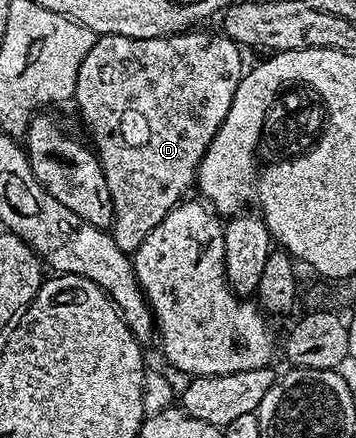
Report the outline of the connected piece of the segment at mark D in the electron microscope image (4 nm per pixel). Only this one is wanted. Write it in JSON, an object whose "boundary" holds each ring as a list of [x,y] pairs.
{"boundary":[[[187,30],[181,33],[181,36],[175,34],[173,36],[161,36],[160,38],[98,36],[94,41],[92,50],[88,50],[84,62],[80,62],[80,74],[76,74],[76,90],[72,100],[73,103],[78,103],[78,112],[82,115],[82,120],[86,123],[91,138],[94,139],[92,147],[98,153],[98,160],[102,163],[102,169],[104,170],[104,178],[108,182],[108,194],[112,196],[112,206],[114,207],[114,222],[112,225],[114,241],[116,246],[120,246],[120,250],[124,250],[127,254],[133,254],[144,242],[147,234],[187,195],[185,192],[189,188],[193,189],[195,187],[200,162],[204,158],[216,130],[220,130],[220,126],[228,114],[228,106],[232,106],[236,86],[244,75],[244,67],[242,68],[244,52],[235,40],[230,40],[227,36],[221,34],[213,36],[210,32],[198,31],[202,30]]]}

